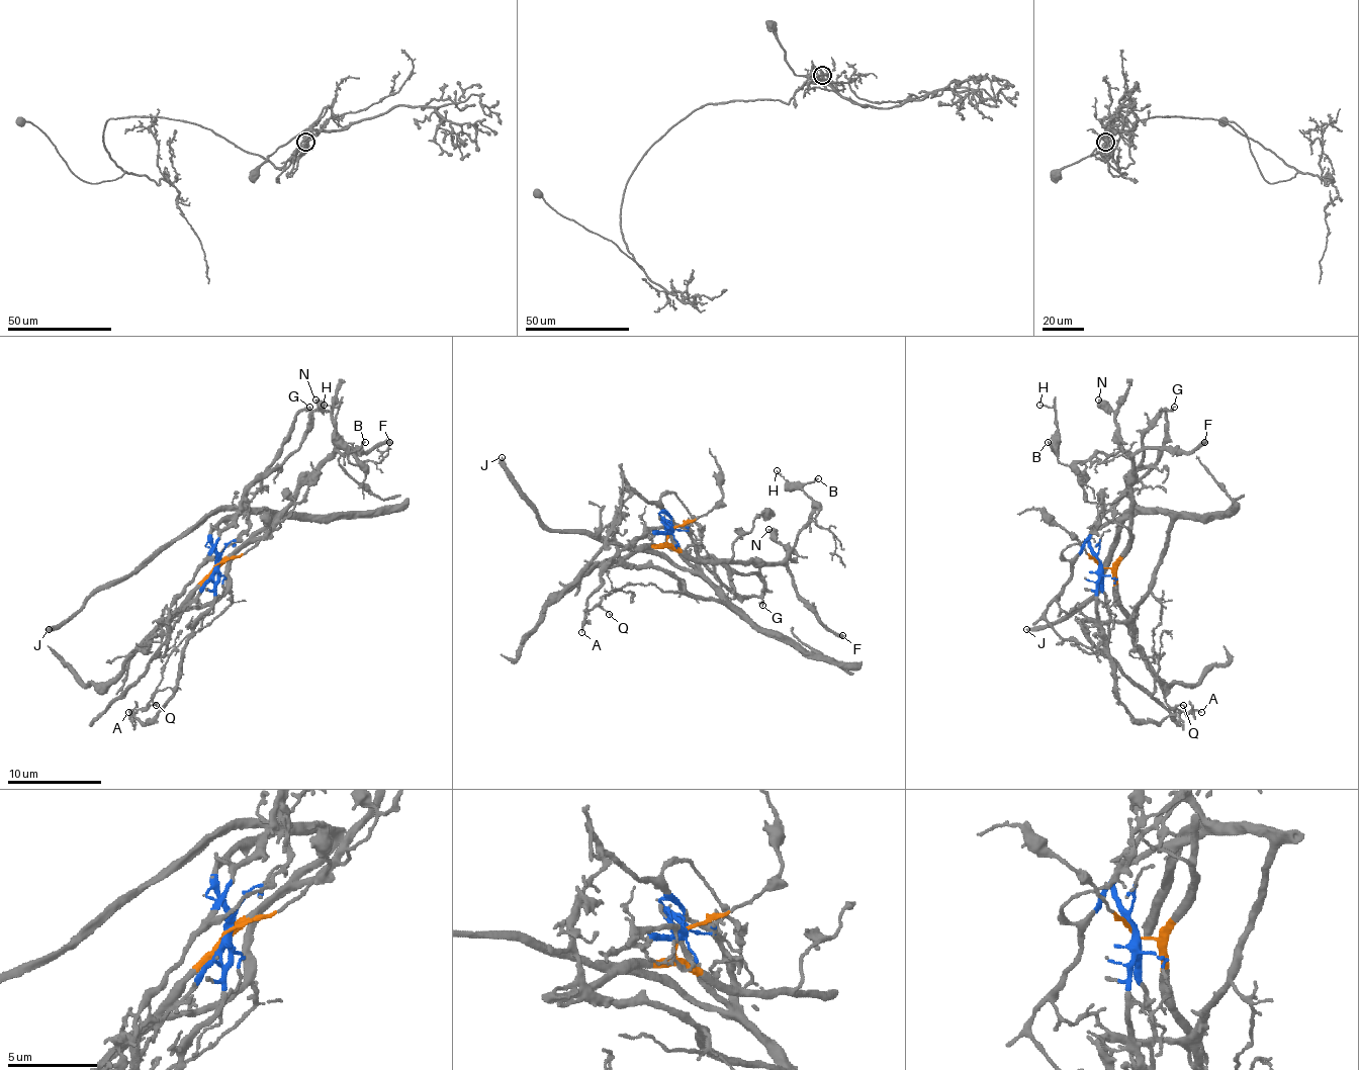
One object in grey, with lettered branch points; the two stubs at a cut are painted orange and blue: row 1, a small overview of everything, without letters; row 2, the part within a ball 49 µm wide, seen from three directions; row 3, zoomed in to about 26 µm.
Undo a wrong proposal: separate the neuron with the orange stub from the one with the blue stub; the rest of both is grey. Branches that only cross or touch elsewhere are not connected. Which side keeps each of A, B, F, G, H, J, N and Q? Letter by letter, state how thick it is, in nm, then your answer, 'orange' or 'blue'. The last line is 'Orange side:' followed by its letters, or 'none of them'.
A: 90 nm thick; blue
B: 140 nm thick; orange
F: 320 nm thick; orange
G: 140 nm thick; blue
H: 100 nm thick; orange
J: 380 nm thick; blue
N: 420 nm thick; orange
Q: 100 nm thick; blue
Orange side: B, F, H, N

